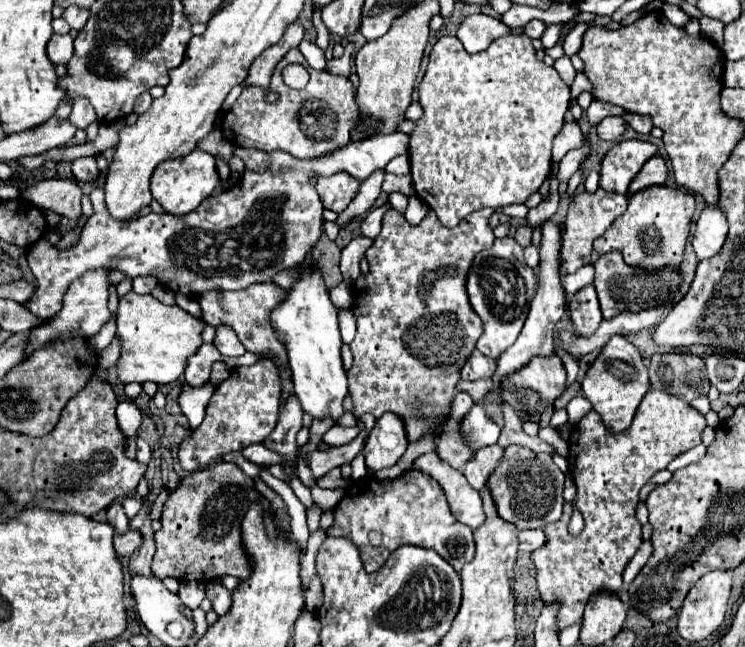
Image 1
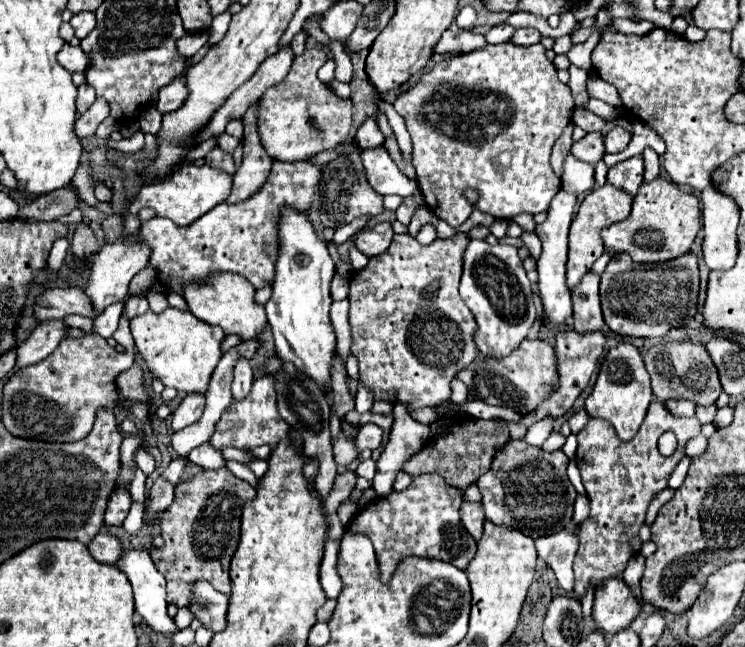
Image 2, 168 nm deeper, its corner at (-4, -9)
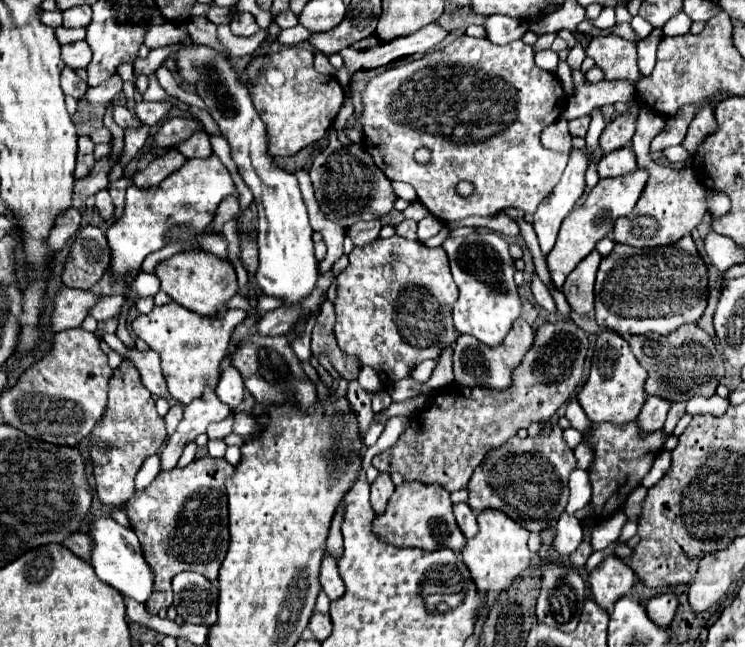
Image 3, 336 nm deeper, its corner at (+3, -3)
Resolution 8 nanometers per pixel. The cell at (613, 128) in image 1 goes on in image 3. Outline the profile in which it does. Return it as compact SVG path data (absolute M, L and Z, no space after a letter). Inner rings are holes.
M621 114L619 118L611 120L599 138L601 150L607 154L607 152L627 146L635 132L635 120L637 120L635 114Z

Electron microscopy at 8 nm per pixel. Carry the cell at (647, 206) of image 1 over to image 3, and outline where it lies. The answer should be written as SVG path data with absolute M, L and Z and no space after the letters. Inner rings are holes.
M649 108L639 110L637 128L635 128L631 146L637 156L637 166L645 168L649 172L649 180L647 180L647 186L645 186L637 206L633 208L633 216L617 218L617 222L615 222L613 236L615 236L615 242L619 242L619 244L627 244L627 246L635 246L635 248L647 248L647 246L653 248L653 246L675 244L679 238L683 238L693 228L697 228L707 212L705 188L697 180L693 168L675 170L669 166L659 166L651 160L649 146L651 146L651 140L663 130L663 124L665 124L665 118L661 118L661 114L655 114L655 110L649 110Z

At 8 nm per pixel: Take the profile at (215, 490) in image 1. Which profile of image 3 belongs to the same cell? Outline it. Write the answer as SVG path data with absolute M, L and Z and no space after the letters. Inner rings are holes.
M197 458L185 468L173 468L161 472L145 490L139 490L125 502L123 510L129 518L129 526L135 530L145 562L153 570L153 592L145 608L157 614L161 608L169 608L173 602L171 580L179 572L199 572L217 582L221 562L229 548L229 524L227 524L227 490L225 478L235 468L223 458Z

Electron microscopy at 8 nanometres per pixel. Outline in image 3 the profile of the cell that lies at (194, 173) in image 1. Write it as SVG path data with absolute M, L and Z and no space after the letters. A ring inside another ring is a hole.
M211 154L209 158L191 158L177 172L161 182L161 186L153 186L149 190L139 190L137 186L127 188L127 204L121 220L113 222L107 228L107 240L111 248L111 268L117 280L125 280L125 274L131 270L139 270L141 262L147 254L161 250L163 242L171 226L187 226L193 232L203 232L211 220L215 218L217 206L227 196L239 196L229 170L221 164L221 160Z

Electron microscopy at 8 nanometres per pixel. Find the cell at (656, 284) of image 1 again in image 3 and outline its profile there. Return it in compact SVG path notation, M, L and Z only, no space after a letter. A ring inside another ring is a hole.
M685 234L679 242L659 248L629 248L615 244L613 252L601 260L595 282L595 318L605 330L613 330L623 336L631 334L669 334L683 324L697 322L707 308L707 266L699 256L691 234Z

